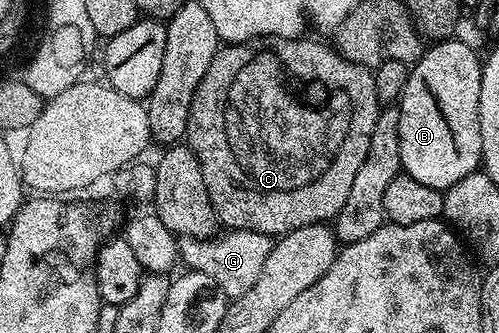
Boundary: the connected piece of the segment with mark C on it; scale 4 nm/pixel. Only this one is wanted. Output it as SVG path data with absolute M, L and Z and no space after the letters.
M261 36L239 44L226 44L219 47L217 54L212 58L208 74L200 78L200 86L196 86L196 94L192 98L192 110L188 114L184 140L200 162L200 170L208 186L208 198L212 198L219 225L230 230L243 228L277 238L292 230L300 230L300 226L333 222L344 210L344 202L348 202L348 194L352 194L352 181L356 179L360 166L364 166L368 158L368 142L372 142L372 130L376 130L380 105L376 98L373 71L362 64L345 60L329 43L321 44L318 40L321 39Z

